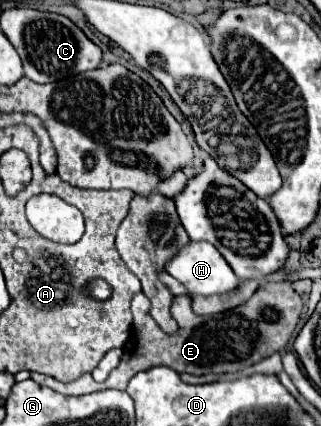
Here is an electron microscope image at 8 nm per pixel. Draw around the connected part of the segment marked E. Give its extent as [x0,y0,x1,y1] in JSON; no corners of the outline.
[30,271,302,395]

